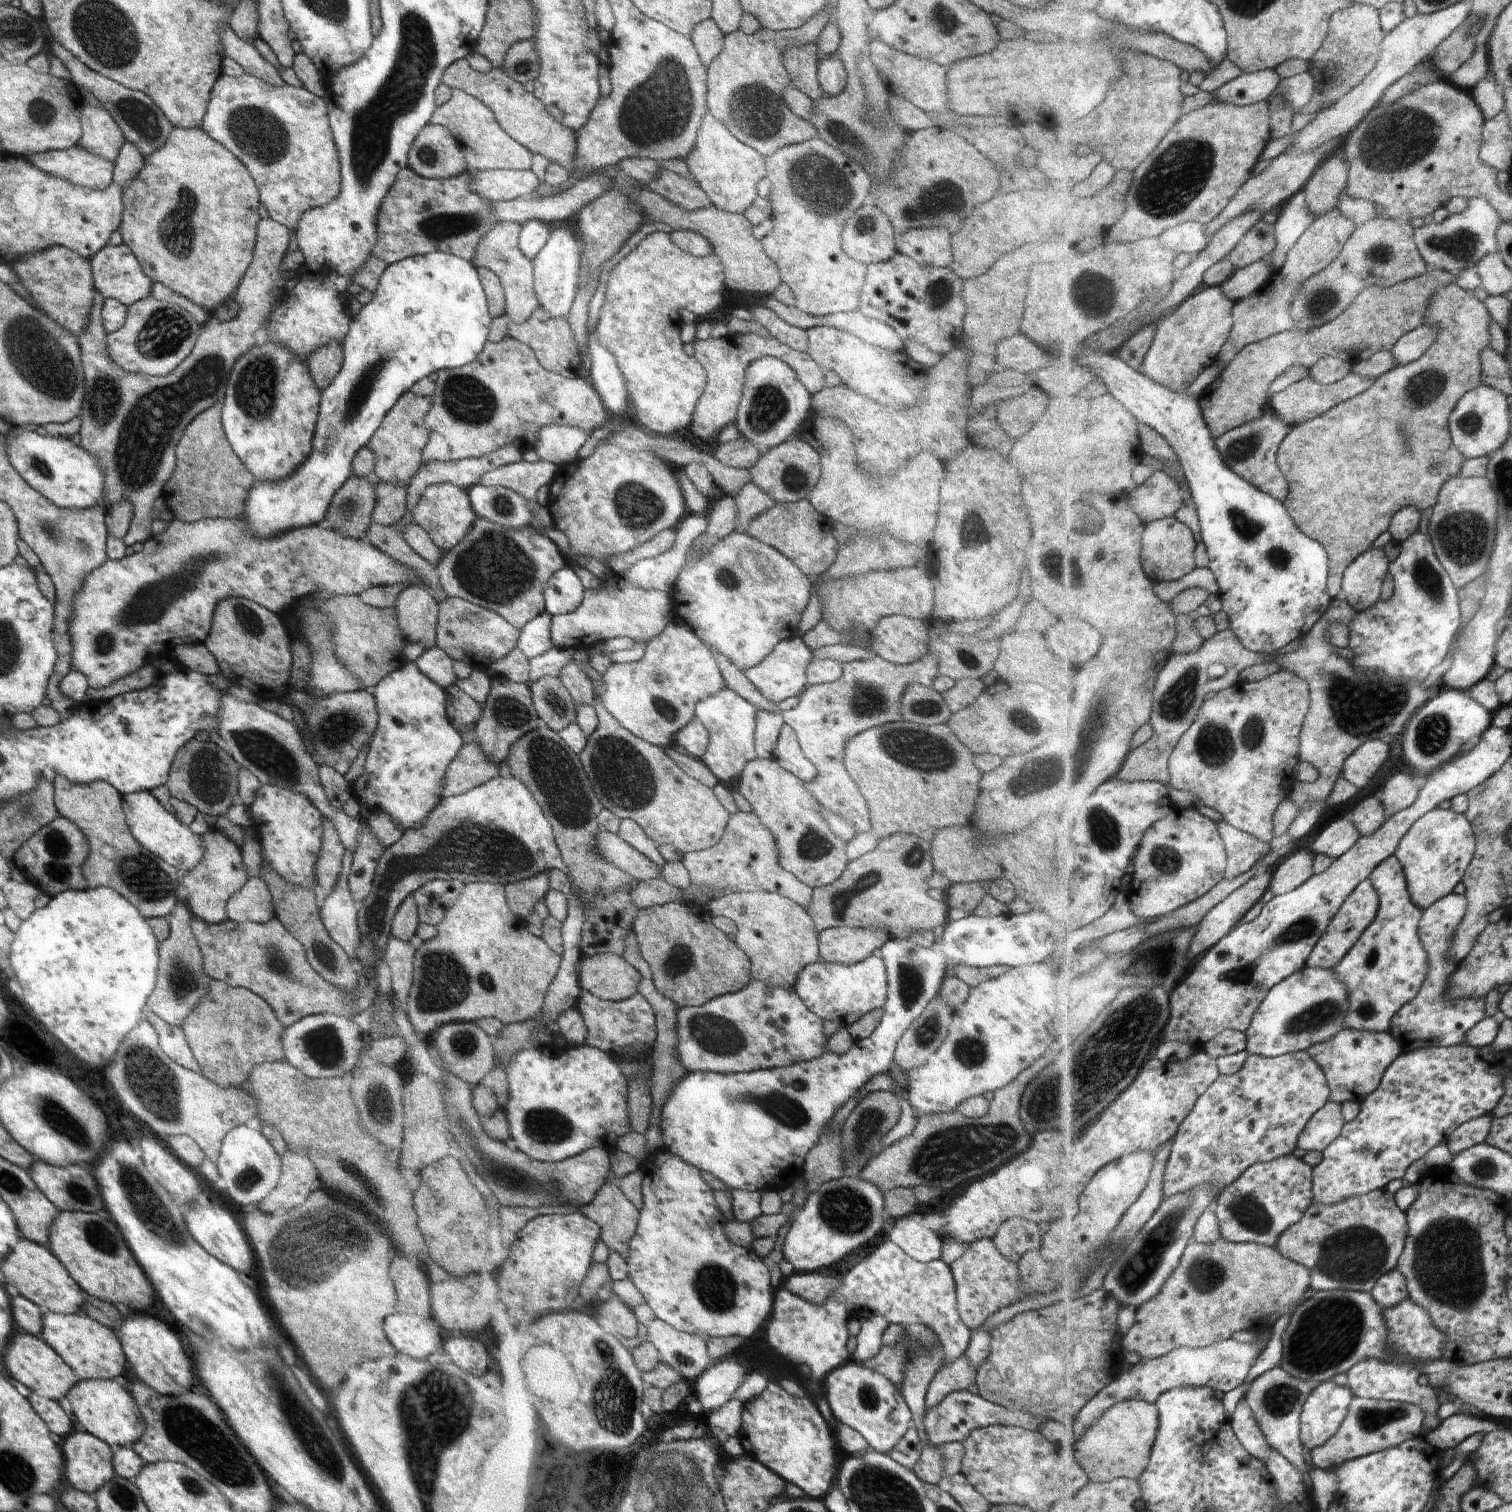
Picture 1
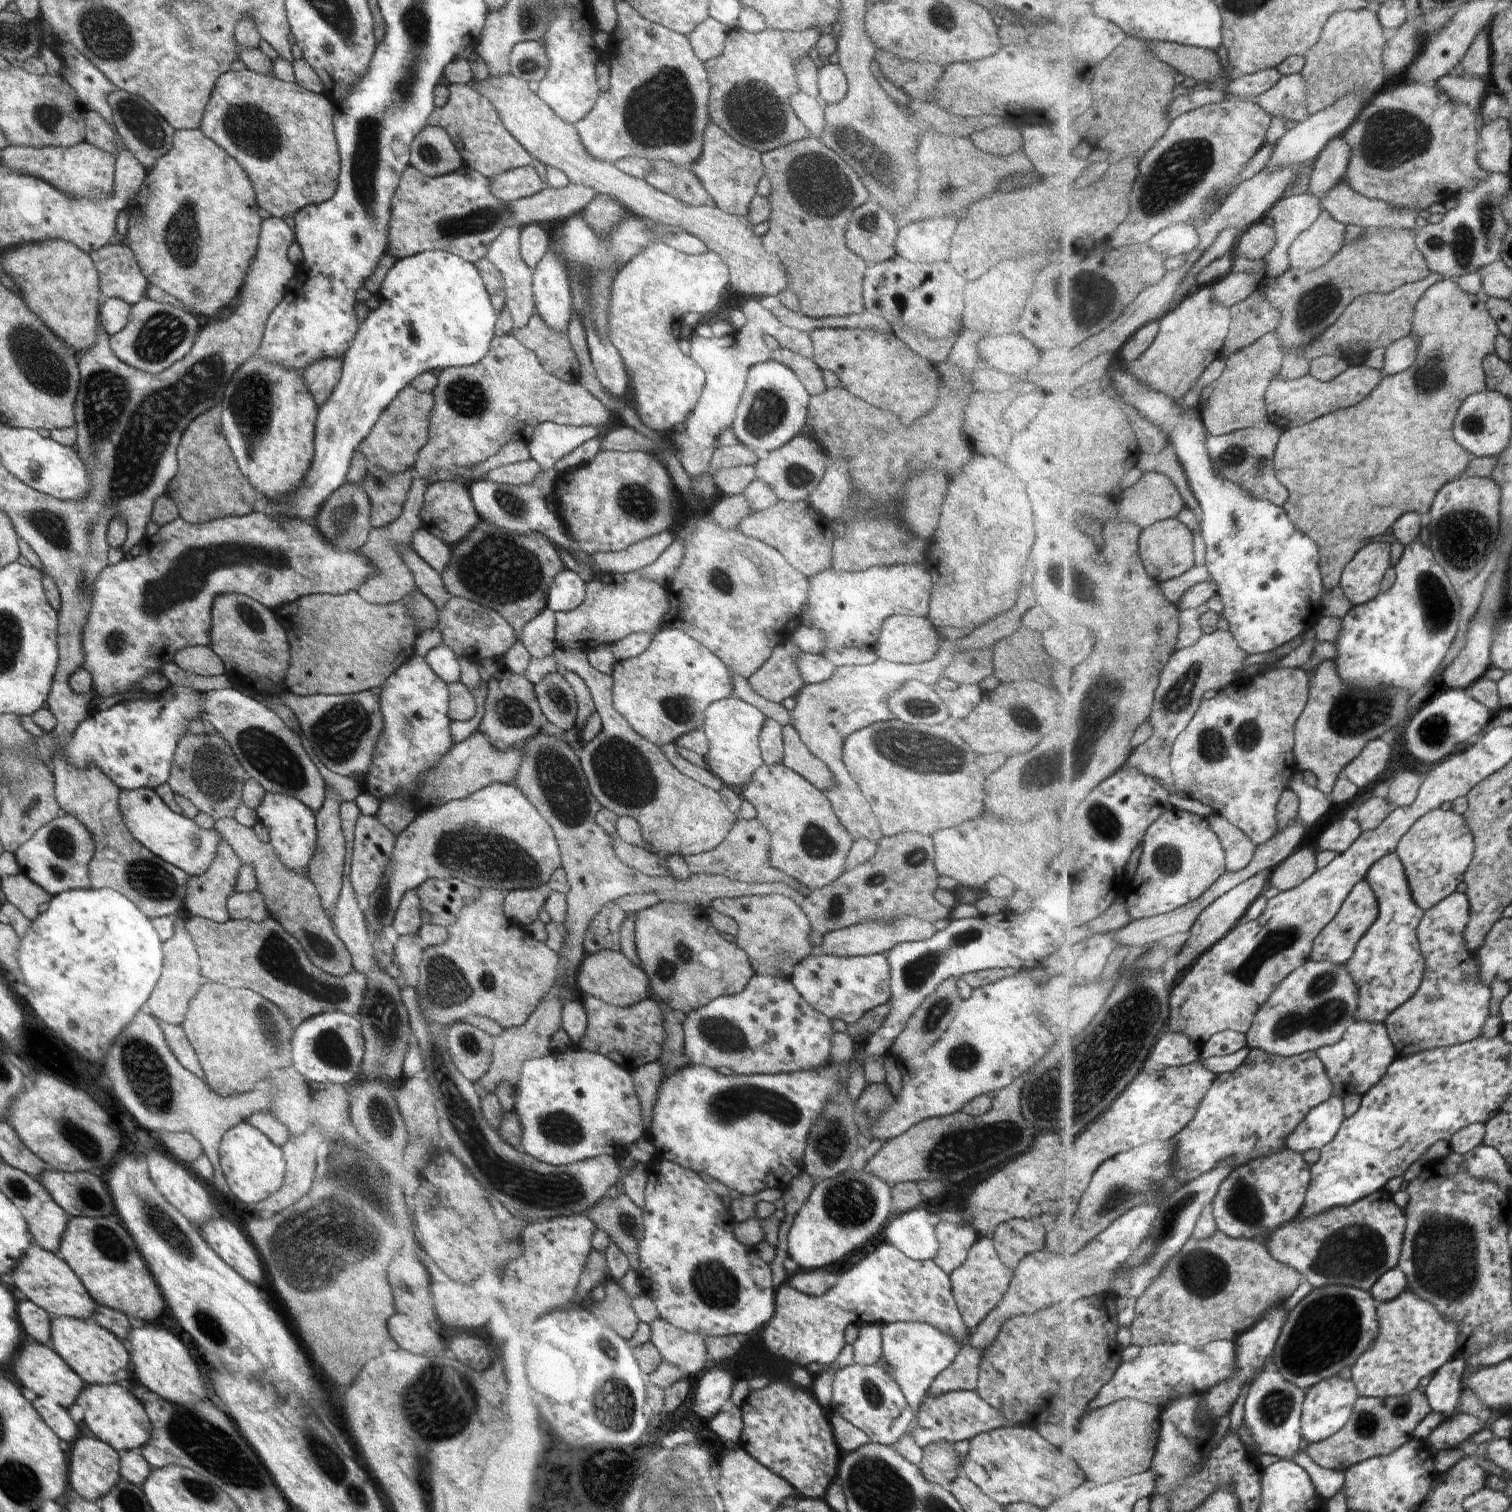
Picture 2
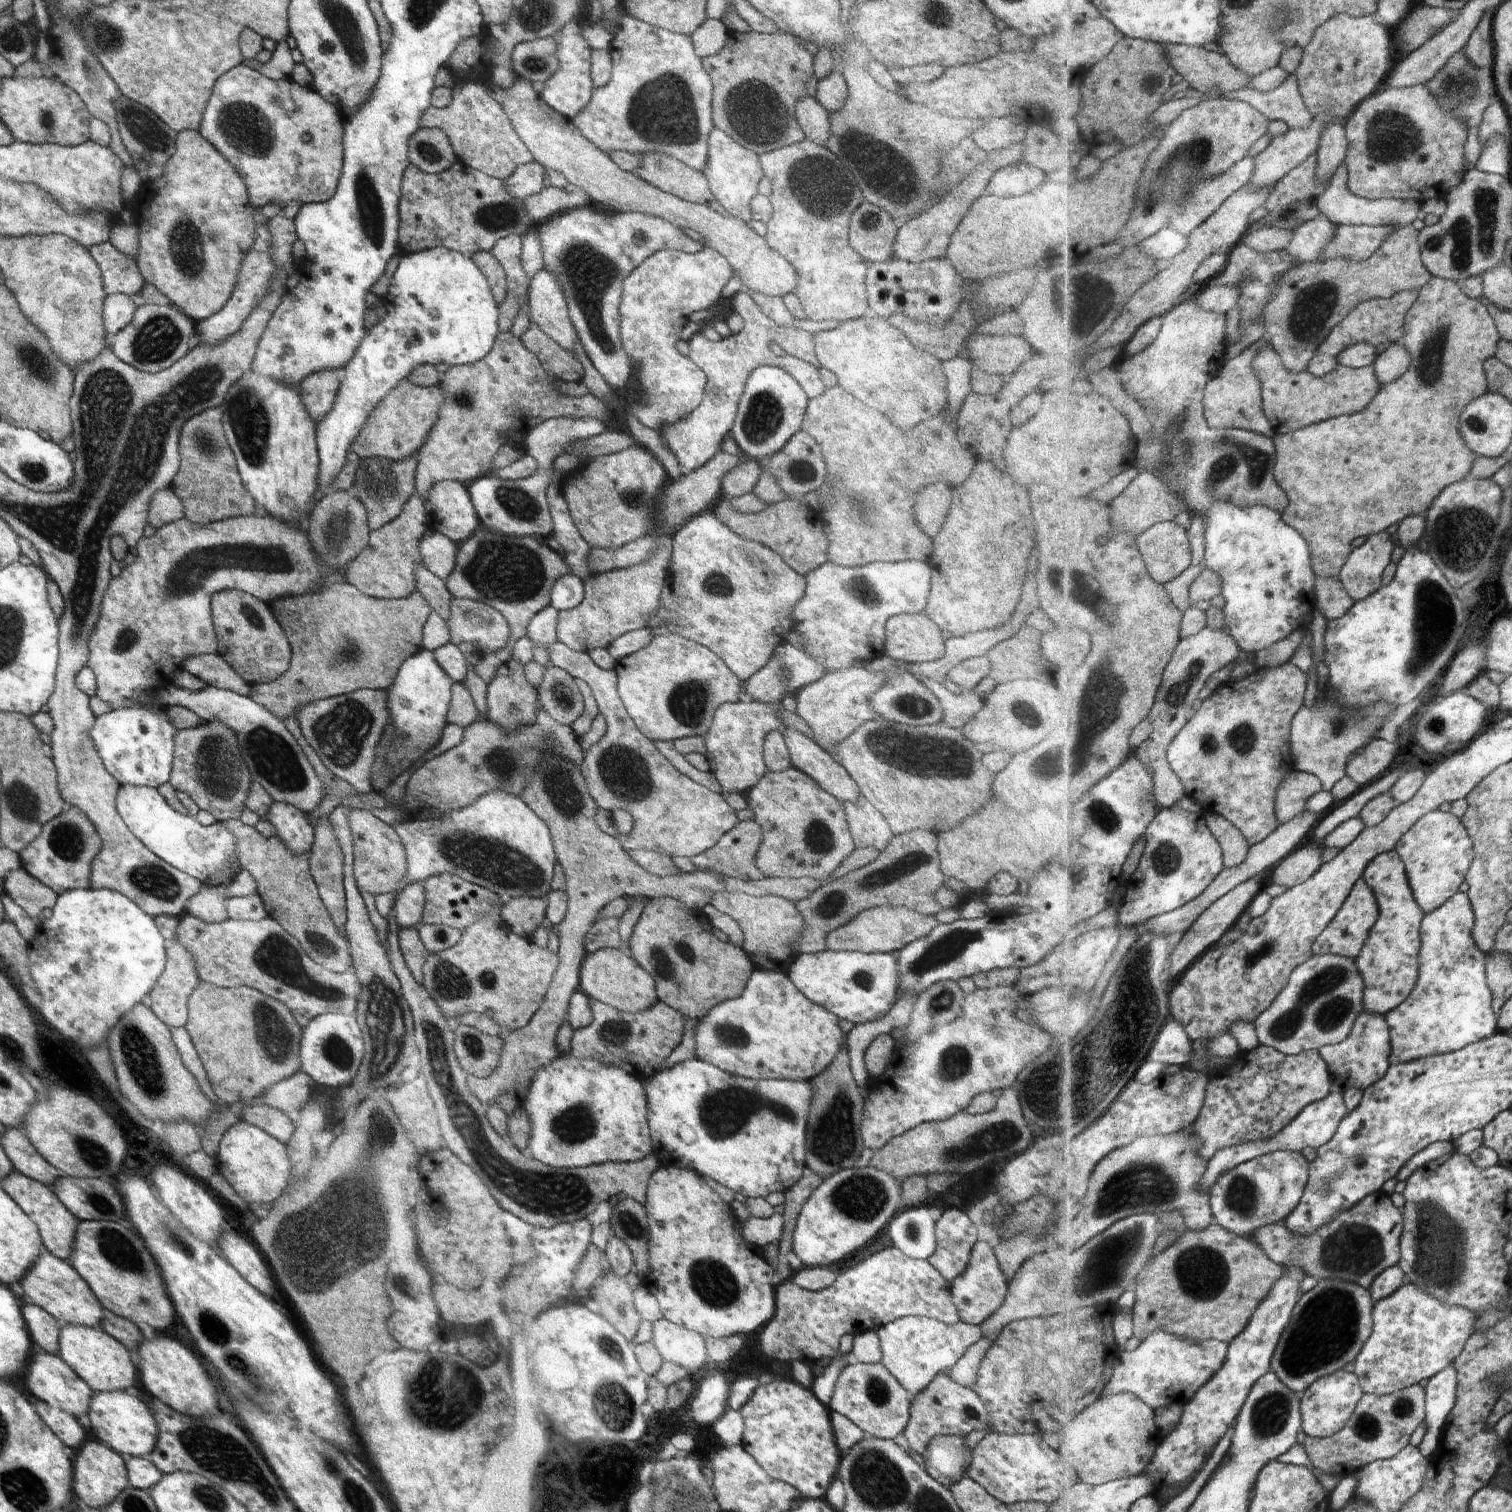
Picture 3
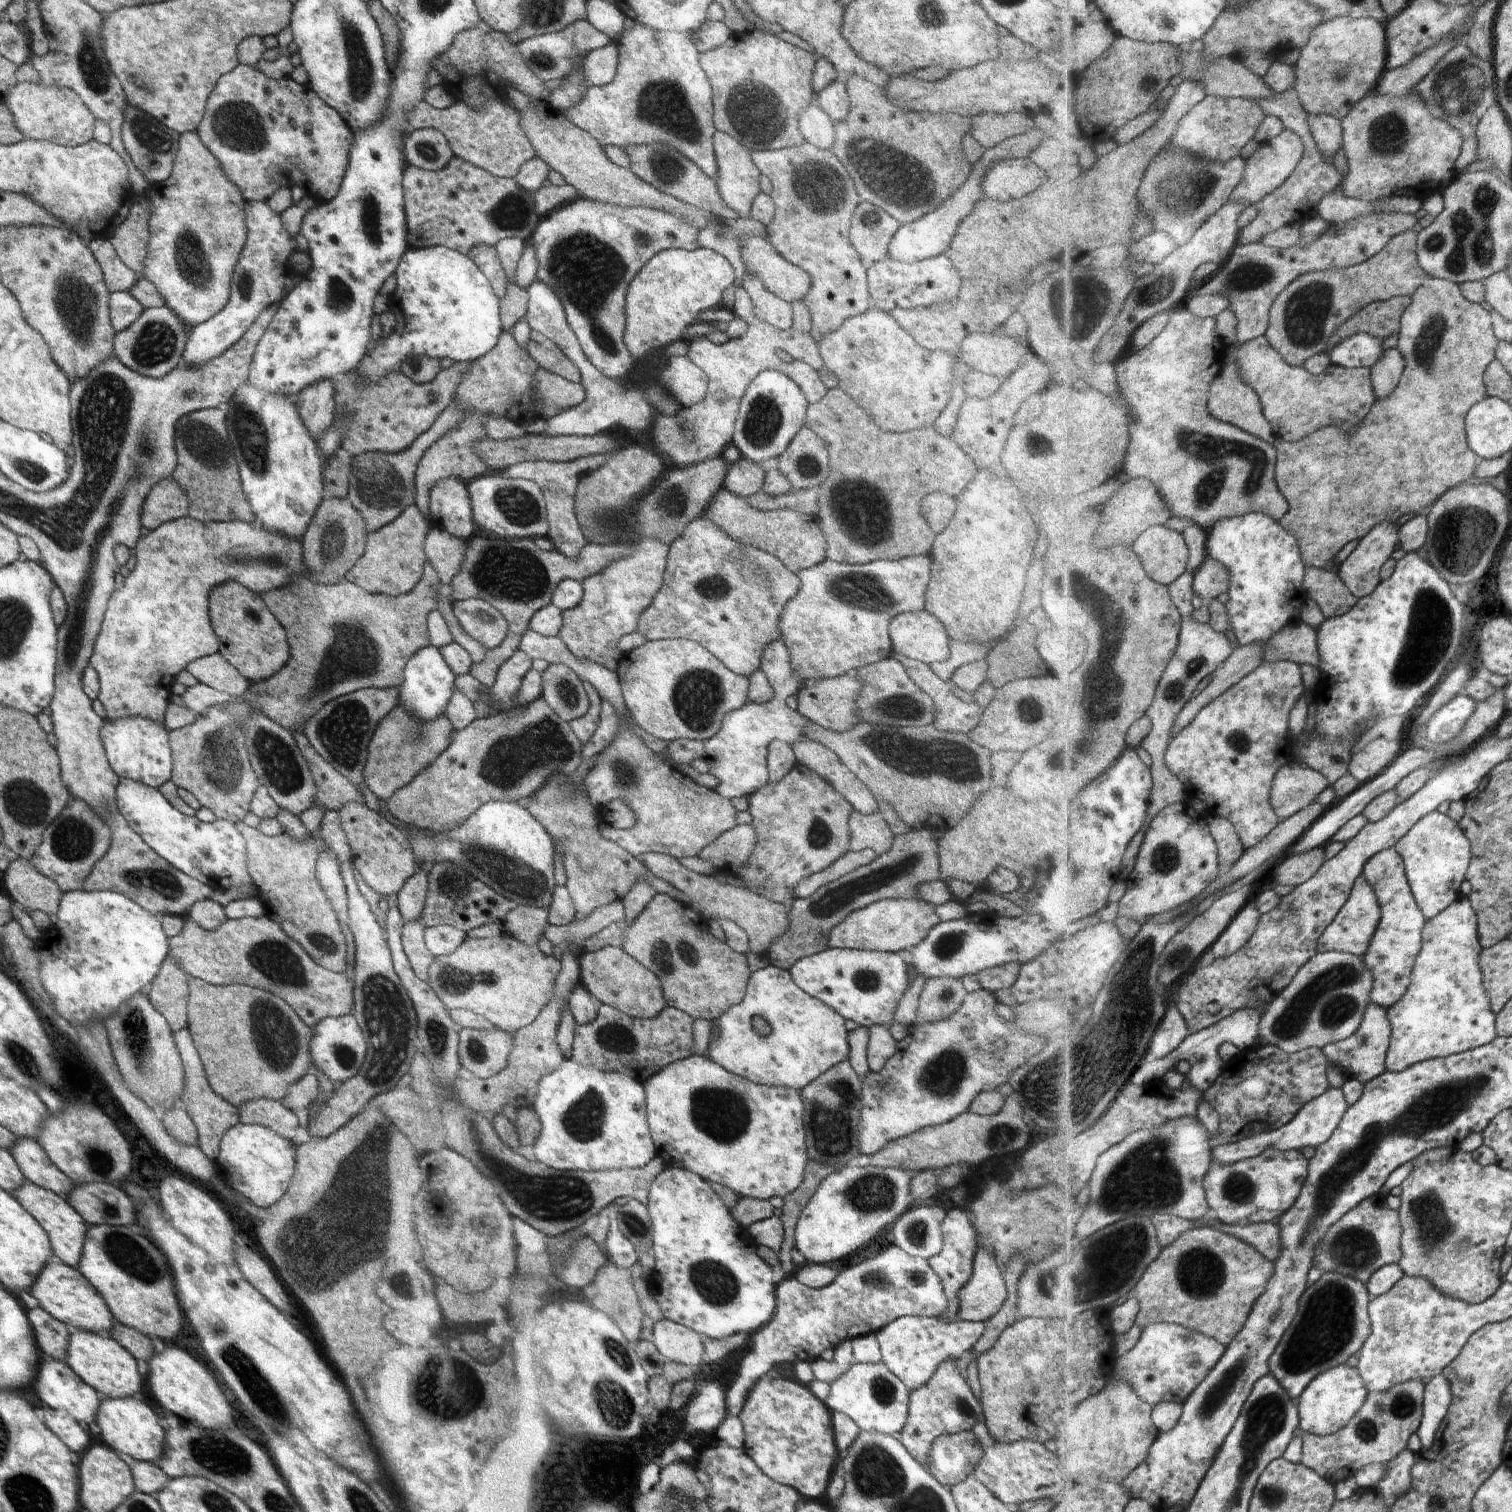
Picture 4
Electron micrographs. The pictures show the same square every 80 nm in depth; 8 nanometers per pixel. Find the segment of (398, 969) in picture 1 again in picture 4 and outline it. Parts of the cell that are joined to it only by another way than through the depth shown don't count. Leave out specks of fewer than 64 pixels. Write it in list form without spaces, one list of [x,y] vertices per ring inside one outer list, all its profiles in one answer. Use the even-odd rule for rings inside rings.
[[[421,920],[405,921],[401,928],[401,943],[409,958],[414,974],[424,982],[429,982],[428,969],[435,959],[425,943],[426,925]]]

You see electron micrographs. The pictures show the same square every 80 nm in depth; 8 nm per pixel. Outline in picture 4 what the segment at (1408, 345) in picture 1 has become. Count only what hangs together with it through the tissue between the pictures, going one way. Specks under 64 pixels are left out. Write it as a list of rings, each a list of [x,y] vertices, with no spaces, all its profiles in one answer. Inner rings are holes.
[[[1399,347],[1388,349],[1383,358],[1373,368],[1376,394],[1379,400],[1385,400],[1394,394],[1406,372],[1408,360]]]

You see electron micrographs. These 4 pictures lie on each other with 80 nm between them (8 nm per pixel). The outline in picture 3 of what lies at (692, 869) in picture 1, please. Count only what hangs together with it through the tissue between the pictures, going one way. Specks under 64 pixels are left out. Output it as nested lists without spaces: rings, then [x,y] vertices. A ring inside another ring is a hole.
[[[755,821],[738,822],[735,828],[722,836],[722,839],[709,850],[697,857],[691,857],[690,862],[702,872],[714,872],[726,877],[744,881],[760,881],[765,879],[757,866],[758,848],[762,844],[762,828]]]

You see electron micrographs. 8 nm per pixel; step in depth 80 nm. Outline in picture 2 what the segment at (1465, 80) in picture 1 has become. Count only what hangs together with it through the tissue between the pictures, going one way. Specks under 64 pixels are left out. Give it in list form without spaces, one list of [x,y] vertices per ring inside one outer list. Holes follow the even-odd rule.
[[[1491,28],[1484,29],[1479,38],[1475,40],[1474,46],[1468,51],[1464,60],[1459,64],[1459,72],[1471,72],[1473,75],[1480,75],[1486,78],[1491,76],[1493,72],[1493,46],[1491,45]]]

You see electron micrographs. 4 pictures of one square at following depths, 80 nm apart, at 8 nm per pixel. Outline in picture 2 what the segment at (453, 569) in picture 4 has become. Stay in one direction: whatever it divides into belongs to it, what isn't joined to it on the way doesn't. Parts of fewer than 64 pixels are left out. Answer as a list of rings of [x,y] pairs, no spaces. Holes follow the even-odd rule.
[[[423,528],[412,534],[410,546],[438,574],[442,574],[450,562],[452,546],[444,544],[442,540],[436,538],[436,535]]]

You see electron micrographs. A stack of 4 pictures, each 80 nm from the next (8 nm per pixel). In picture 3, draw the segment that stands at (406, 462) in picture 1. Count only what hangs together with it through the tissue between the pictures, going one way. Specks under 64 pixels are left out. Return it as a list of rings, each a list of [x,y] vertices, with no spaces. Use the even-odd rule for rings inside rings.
[[[407,378],[400,380],[400,384],[388,392],[380,404],[370,412],[368,424],[360,430],[357,440],[352,442],[351,452],[360,459],[386,458],[386,460],[406,460],[417,454],[418,450],[425,444],[428,434],[436,422],[438,410],[444,402],[444,392],[440,385],[420,388]]]

